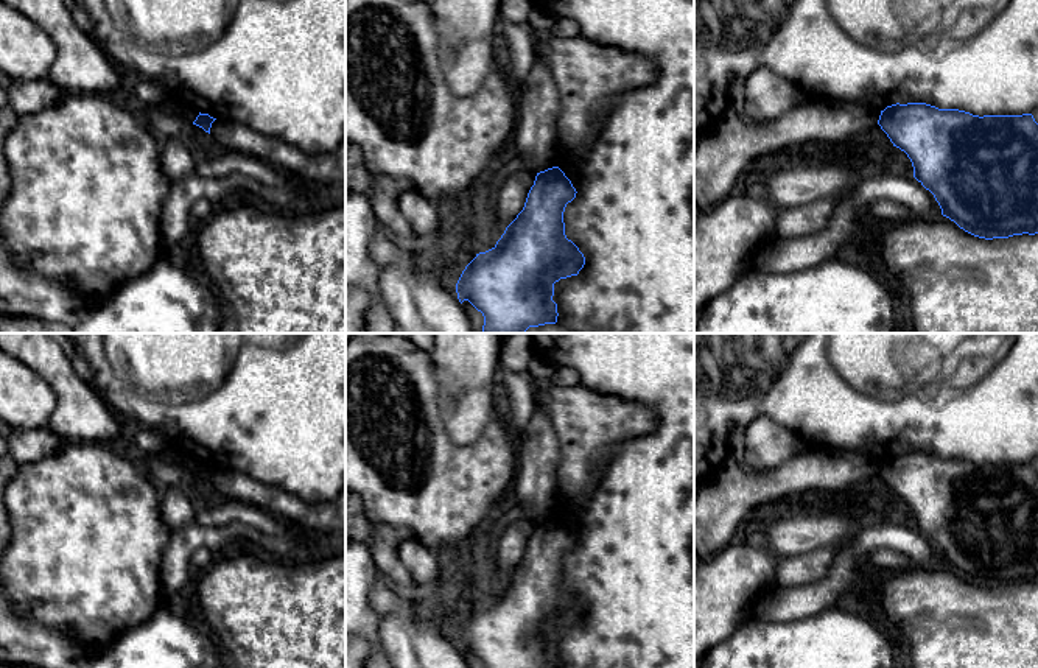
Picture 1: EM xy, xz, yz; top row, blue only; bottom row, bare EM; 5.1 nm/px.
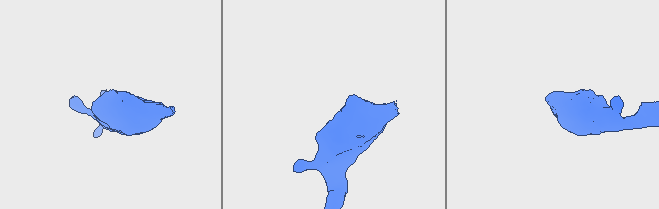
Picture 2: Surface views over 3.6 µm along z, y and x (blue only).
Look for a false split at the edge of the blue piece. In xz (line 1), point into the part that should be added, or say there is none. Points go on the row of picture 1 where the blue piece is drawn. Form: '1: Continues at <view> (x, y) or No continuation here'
1: No continuation here

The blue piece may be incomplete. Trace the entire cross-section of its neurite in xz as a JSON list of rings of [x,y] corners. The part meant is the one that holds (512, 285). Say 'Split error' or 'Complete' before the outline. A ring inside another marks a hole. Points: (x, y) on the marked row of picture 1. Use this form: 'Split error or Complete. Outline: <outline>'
Complete. Outline: [[[559,167],[537,173],[523,210],[506,227],[496,244],[476,254],[465,266],[456,293],[484,316],[482,333],[526,333],[529,327],[557,322],[554,283],[577,276],[585,265],[579,248],[566,238],[563,212],[576,198],[576,188]]]

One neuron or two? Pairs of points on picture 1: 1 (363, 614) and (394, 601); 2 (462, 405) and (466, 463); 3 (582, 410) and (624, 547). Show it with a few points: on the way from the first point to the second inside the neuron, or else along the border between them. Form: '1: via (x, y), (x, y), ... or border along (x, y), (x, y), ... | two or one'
1: border along (383, 578), (369, 595), (369, 604), (380, 614) | two
2: border along (442, 414), (458, 444), (470, 444), (489, 418) | two
3: border along (621, 442), (612, 452), (592, 497), (584, 506) | two

